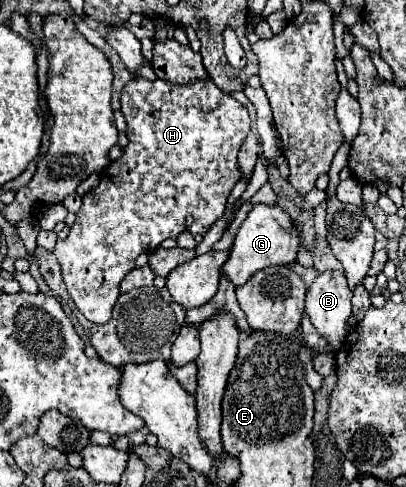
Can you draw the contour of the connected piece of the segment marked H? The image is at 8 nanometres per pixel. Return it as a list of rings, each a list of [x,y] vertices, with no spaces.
[[[134,78],[134,80],[128,82],[128,86],[122,92],[122,114],[124,114],[124,118],[128,122],[126,134],[130,138],[130,144],[124,148],[124,156],[118,158],[116,162],[112,162],[108,166],[108,170],[104,170],[100,174],[100,184],[94,190],[90,190],[88,194],[84,194],[82,208],[76,212],[76,224],[70,228],[68,238],[66,240],[58,240],[56,242],[56,248],[54,248],[54,256],[60,262],[62,278],[64,278],[64,284],[66,284],[66,290],[68,290],[70,298],[74,300],[74,304],[78,306],[78,310],[90,322],[94,322],[94,324],[104,324],[106,320],[110,320],[112,308],[114,308],[114,304],[116,304],[116,300],[120,296],[120,282],[134,268],[134,262],[136,262],[136,258],[142,252],[152,252],[156,246],[160,246],[162,240],[166,240],[166,238],[178,238],[178,234],[184,232],[184,230],[190,230],[192,234],[204,236],[208,232],[208,228],[224,214],[228,194],[234,188],[234,184],[240,180],[240,170],[238,170],[236,156],[238,156],[238,150],[240,150],[242,142],[246,140],[246,136],[250,132],[250,116],[248,116],[248,110],[238,100],[234,100],[230,94],[222,92],[220,88],[216,88],[216,84],[212,84],[212,80],[196,82],[196,84],[188,84],[188,86],[174,86],[174,84],[168,84],[164,80],[150,82],[150,80]]]

